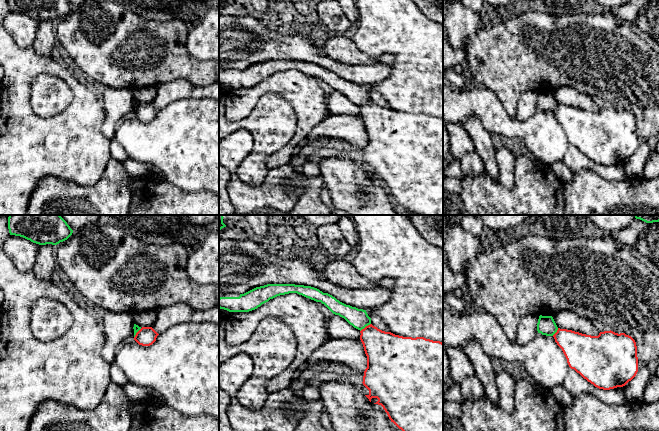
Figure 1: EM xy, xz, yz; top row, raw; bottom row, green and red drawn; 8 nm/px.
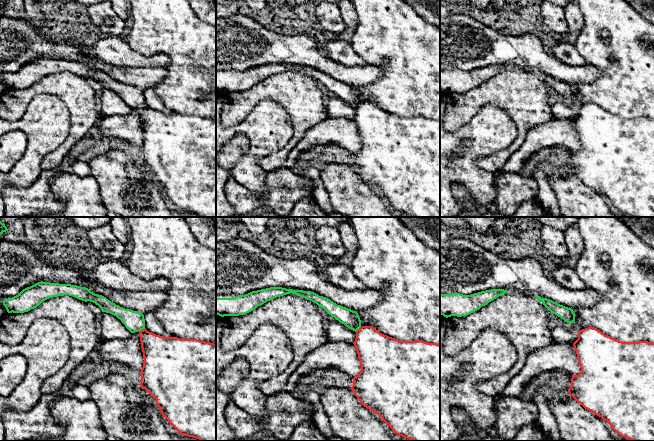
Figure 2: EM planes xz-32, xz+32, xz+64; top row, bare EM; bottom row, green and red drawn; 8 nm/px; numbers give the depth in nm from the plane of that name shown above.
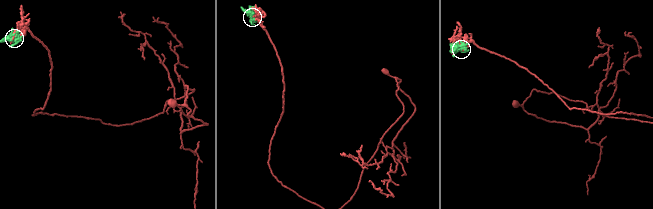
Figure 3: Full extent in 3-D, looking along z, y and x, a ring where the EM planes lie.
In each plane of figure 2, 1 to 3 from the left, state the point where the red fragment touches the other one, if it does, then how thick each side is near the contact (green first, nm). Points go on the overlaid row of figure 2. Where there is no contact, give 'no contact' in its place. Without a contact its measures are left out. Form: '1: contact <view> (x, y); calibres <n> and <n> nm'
1: contact xz-32 (141, 329); calibres 170 and 280 nm
2: contact xz+32 (357, 329); calibres 140 and 320 nm
3: no contact

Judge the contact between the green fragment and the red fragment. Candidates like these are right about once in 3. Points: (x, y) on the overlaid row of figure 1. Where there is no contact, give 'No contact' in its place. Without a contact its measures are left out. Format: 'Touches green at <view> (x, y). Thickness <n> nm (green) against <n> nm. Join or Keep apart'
Touches green at xz (365, 326). Thickness 160 nm (green) against 300 nm. Keep apart

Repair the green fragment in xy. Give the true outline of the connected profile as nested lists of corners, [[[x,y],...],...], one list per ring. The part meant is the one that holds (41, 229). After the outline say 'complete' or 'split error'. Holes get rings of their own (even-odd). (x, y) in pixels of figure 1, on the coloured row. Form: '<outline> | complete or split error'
[[[9,215],[10,235],[20,236],[39,245],[57,245],[73,230],[60,215]]] | complete

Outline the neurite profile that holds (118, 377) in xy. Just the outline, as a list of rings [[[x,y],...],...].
[[[115,362],[111,363],[110,376],[111,382],[121,387],[130,382],[124,371]]]

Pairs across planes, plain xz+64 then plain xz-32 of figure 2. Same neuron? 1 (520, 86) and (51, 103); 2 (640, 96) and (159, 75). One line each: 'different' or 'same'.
1: different
2: different

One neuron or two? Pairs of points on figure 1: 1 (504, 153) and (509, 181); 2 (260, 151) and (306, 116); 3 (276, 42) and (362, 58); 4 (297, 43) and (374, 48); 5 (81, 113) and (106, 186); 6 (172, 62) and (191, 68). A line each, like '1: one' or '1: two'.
1: one
2: two
3: two
4: two
5: two
6: one

